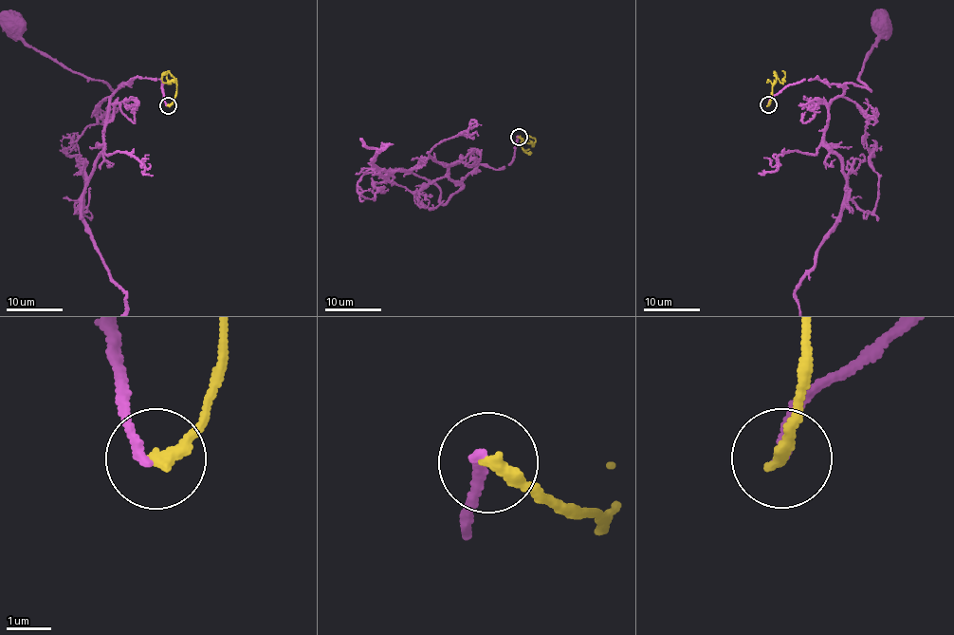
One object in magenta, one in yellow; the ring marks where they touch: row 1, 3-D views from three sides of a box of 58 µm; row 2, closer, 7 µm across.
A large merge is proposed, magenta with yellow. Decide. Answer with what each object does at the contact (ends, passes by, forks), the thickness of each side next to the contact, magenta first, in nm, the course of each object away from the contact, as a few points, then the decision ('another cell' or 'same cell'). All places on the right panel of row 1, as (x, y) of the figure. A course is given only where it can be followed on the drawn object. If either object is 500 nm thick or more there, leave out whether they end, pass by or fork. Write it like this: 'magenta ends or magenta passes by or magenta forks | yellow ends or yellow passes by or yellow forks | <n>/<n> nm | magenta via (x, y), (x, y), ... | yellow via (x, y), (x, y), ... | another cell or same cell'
magenta ends | yellow ends | 180/320 nm | magenta via (768, 105), (769, 100), (800, 80), (818, 78), (828, 84), (854, 83), (871, 90), (859, 80), (882, 23) | yellow via (769, 105), (771, 83), (776, 76), (774, 71), (781, 83), (785, 74), (782, 70) | another cell

